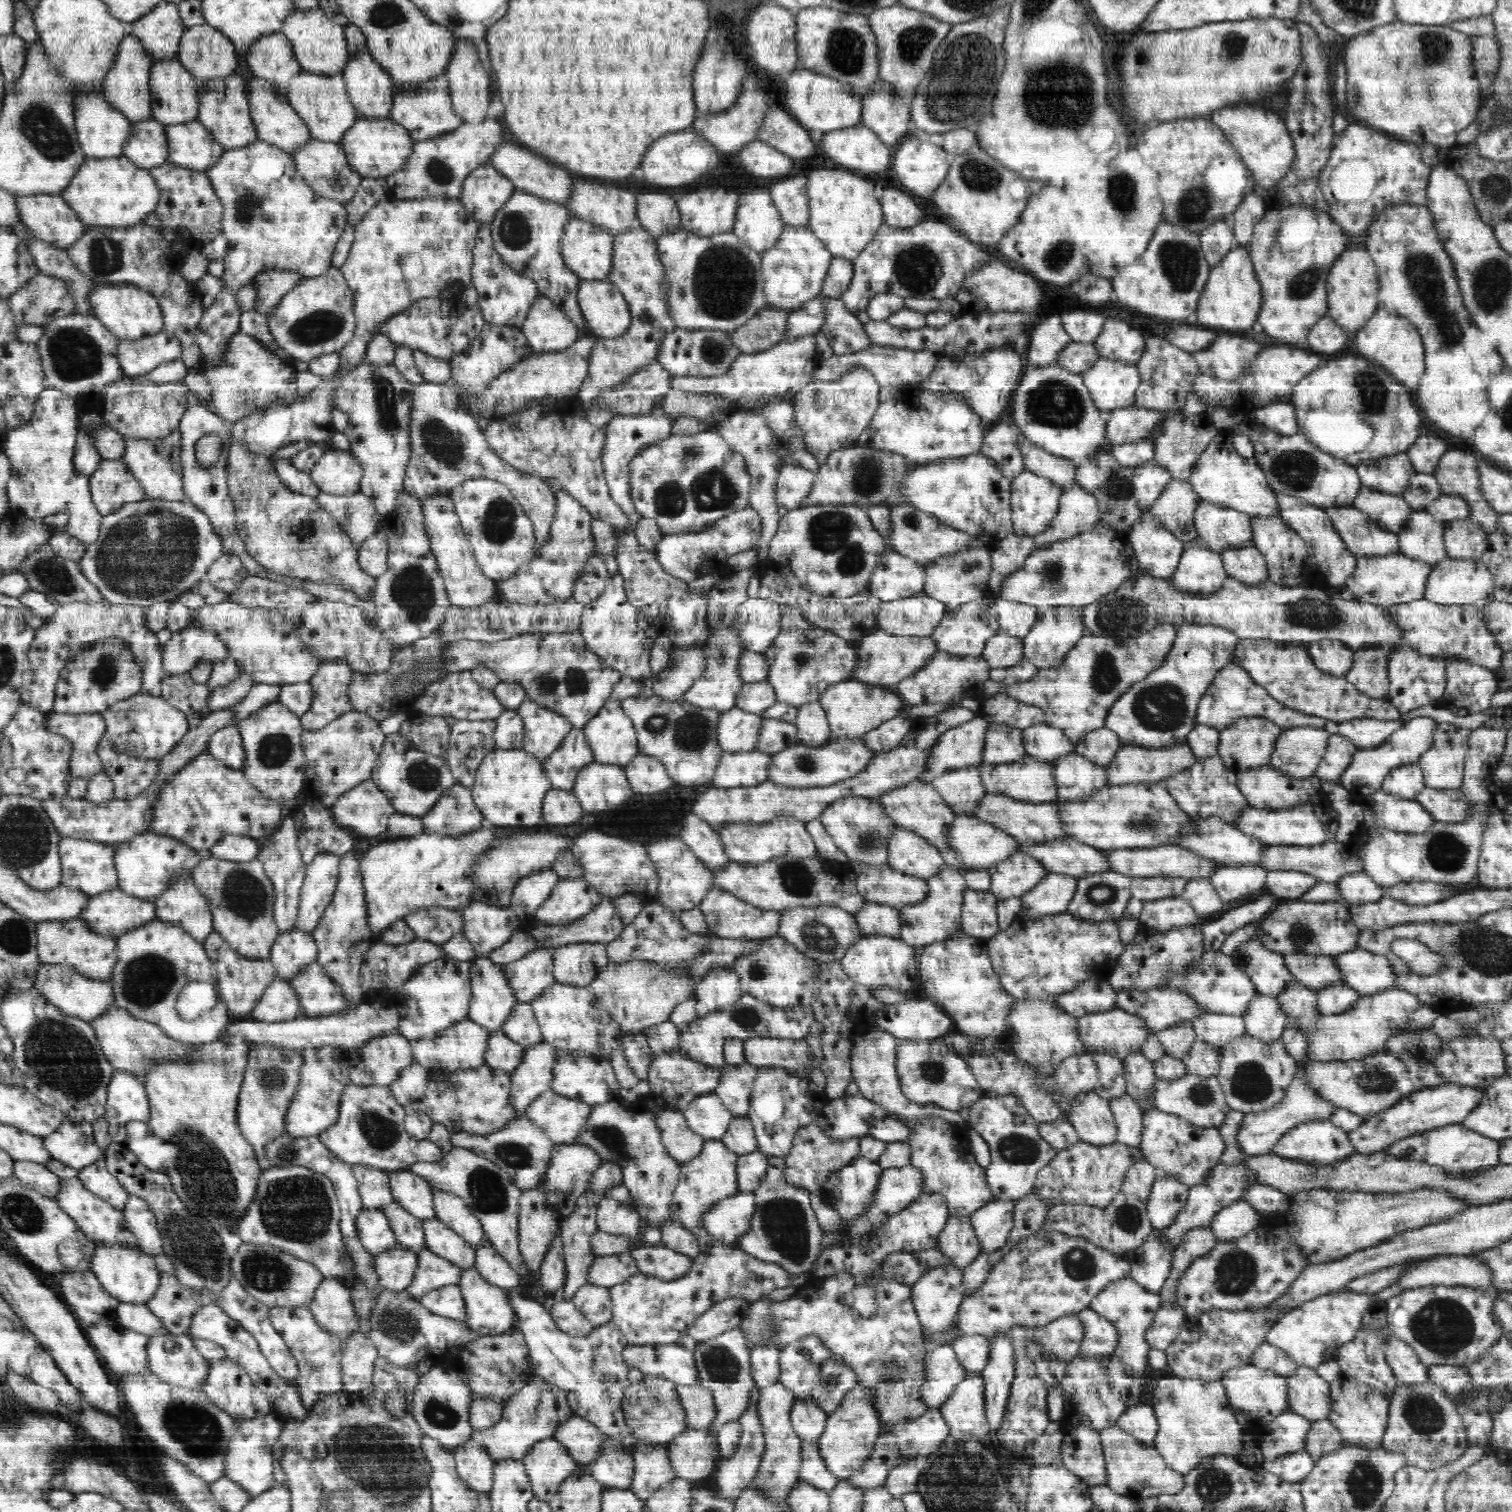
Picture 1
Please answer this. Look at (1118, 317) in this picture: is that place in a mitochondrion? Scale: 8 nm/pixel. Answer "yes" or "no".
no

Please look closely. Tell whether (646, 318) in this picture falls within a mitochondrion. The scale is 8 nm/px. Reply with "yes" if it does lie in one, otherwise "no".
no

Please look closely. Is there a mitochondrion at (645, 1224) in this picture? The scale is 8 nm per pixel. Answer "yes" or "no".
no

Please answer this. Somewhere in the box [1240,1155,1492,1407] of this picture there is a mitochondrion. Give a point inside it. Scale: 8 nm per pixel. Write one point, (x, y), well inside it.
(1444, 1327)

